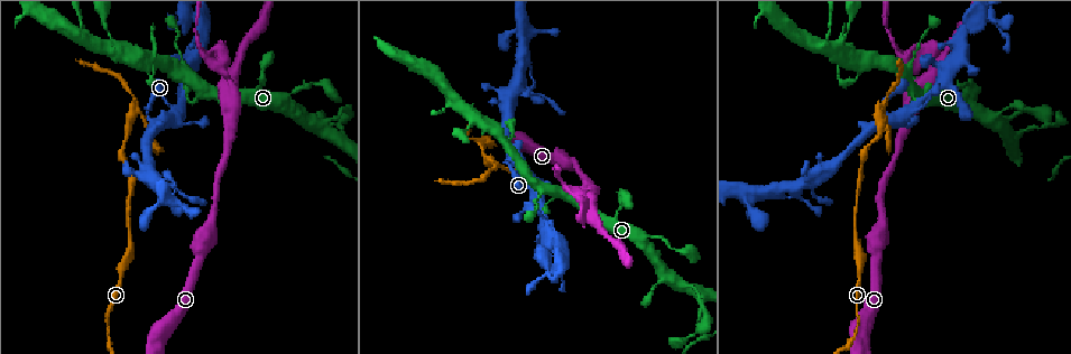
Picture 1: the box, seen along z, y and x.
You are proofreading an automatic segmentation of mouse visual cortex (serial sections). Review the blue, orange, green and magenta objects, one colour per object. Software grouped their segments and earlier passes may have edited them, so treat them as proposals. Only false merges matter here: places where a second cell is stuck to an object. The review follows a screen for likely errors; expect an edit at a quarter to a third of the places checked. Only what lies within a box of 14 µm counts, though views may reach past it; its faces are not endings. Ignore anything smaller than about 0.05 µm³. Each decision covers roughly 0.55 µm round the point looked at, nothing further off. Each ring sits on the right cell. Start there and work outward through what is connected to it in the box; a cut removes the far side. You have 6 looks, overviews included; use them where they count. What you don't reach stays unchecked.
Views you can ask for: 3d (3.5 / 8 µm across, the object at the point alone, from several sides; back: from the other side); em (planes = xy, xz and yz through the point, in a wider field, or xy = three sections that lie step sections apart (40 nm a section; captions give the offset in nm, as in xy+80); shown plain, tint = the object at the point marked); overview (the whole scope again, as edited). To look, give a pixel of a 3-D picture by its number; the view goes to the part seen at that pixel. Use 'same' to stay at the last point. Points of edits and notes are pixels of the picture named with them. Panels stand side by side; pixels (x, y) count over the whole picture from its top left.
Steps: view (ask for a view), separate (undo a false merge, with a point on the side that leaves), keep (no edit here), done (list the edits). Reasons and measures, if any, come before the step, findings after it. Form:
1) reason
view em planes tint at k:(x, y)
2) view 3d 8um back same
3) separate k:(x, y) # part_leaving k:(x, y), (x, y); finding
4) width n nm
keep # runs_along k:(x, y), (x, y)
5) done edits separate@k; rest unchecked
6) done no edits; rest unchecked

thick turns thin
view 3d 8um at 1:(653, 235)

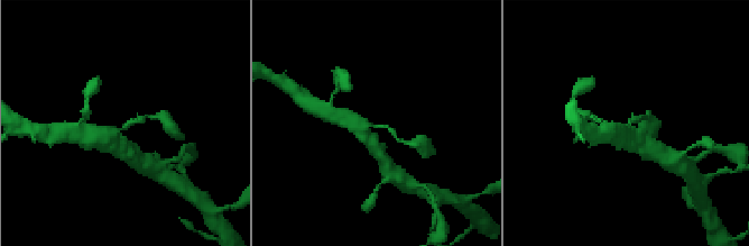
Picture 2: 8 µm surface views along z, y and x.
arm_widths 200, 600 nm; now the EM
view em xy step 5 tint at 2:(124, 129)

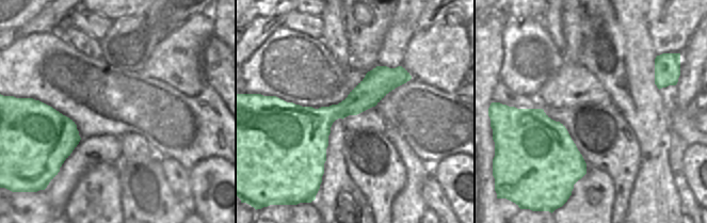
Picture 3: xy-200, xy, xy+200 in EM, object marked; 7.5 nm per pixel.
keep # runs_along 2:(338, 117), (360, 127), (387, 127), (398, 138); continuous, no second cell

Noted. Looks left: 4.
sharp bend
view 3d 8um at 1:(553, 269)

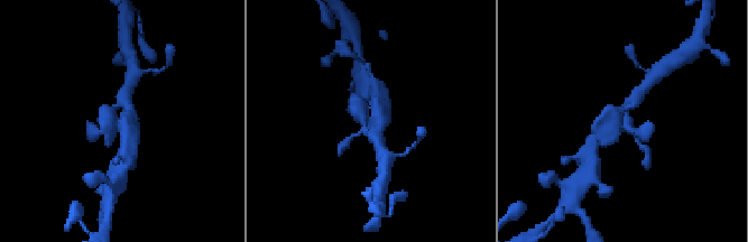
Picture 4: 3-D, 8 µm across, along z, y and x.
zoom in
view 3d 3.5um at 4:(623, 126)

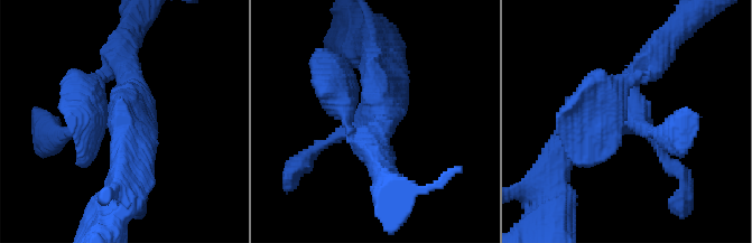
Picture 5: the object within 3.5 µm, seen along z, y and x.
shape alone is not enough
view em xy step 3 tint at 5:(366, 122)

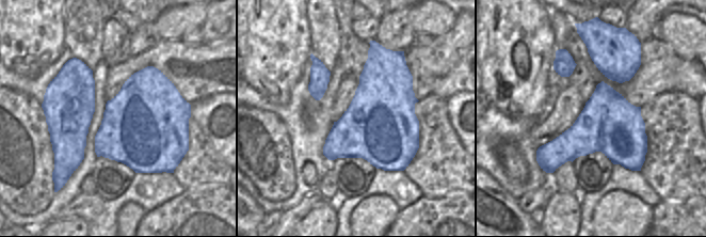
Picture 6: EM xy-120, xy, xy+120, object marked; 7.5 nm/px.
keep # runs_along 5:(376, 49), (379, 112), (324, 145); all the same cell

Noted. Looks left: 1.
done no edits; rest unchecked

